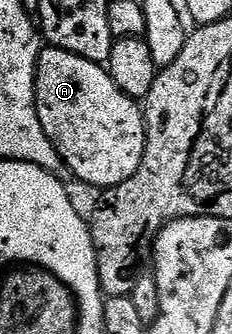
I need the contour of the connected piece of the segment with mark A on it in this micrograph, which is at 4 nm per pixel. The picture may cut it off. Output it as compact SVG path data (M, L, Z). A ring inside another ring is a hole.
M44 47L39 53L35 71L35 105L44 134L49 142L53 142L57 154L61 154L76 181L84 180L98 190L106 190L116 188L137 174L147 141L143 109L132 96L126 96L119 89L104 65L94 64L60 48Z

